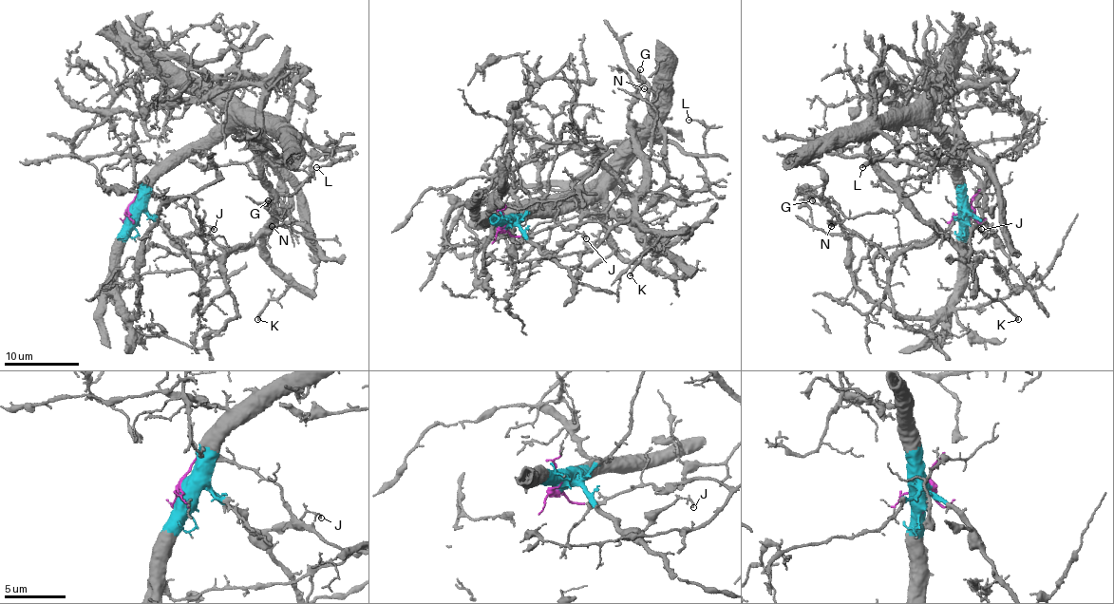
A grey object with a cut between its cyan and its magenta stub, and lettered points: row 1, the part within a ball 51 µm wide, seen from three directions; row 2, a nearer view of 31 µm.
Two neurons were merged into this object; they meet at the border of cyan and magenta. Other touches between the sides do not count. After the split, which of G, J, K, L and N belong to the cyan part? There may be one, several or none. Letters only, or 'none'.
J, L

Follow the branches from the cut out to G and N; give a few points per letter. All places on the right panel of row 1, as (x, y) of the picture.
G: (970, 211), (979, 191), (968, 207), (968, 250), (903, 203), (892, 213), (847, 217), (836, 203), (812, 200)
N: (970, 211), (979, 191), (968, 207), (968, 250), (942, 237), (903, 203), (892, 213), (863, 213), (830, 226)

